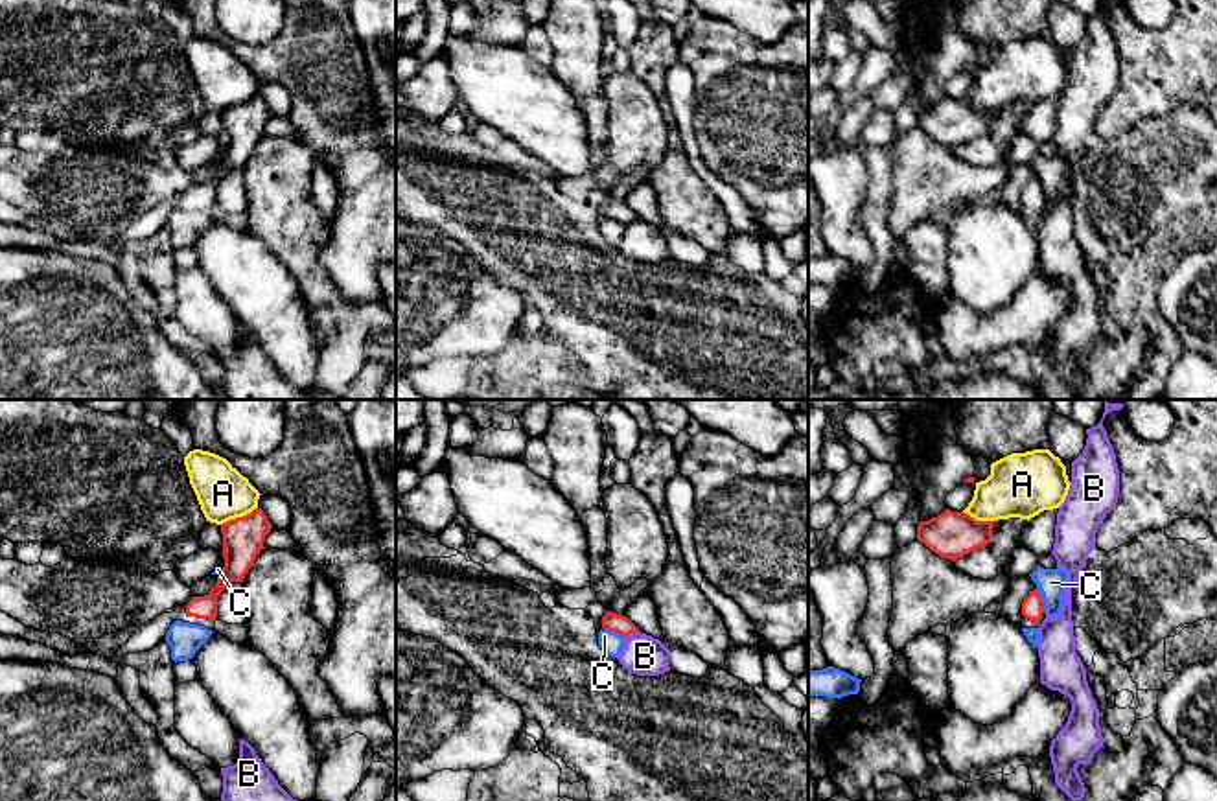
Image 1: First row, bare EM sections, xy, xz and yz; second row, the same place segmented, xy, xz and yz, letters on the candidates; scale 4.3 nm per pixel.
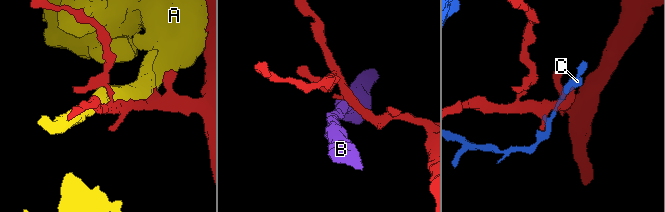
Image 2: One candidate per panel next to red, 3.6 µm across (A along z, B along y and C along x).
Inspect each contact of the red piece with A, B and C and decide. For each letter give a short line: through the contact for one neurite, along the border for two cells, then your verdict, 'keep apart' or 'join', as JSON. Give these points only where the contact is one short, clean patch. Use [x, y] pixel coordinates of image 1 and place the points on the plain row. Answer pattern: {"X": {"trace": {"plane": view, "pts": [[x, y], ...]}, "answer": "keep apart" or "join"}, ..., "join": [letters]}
{"A": {"answer": "keep apart"}, "B": {"trace": {"plane": "xz", "pts": [[637, 218], [626, 225]]}, "answer": "keep apart"}, "C": {"answer": "keep apart"}, "join": []}

